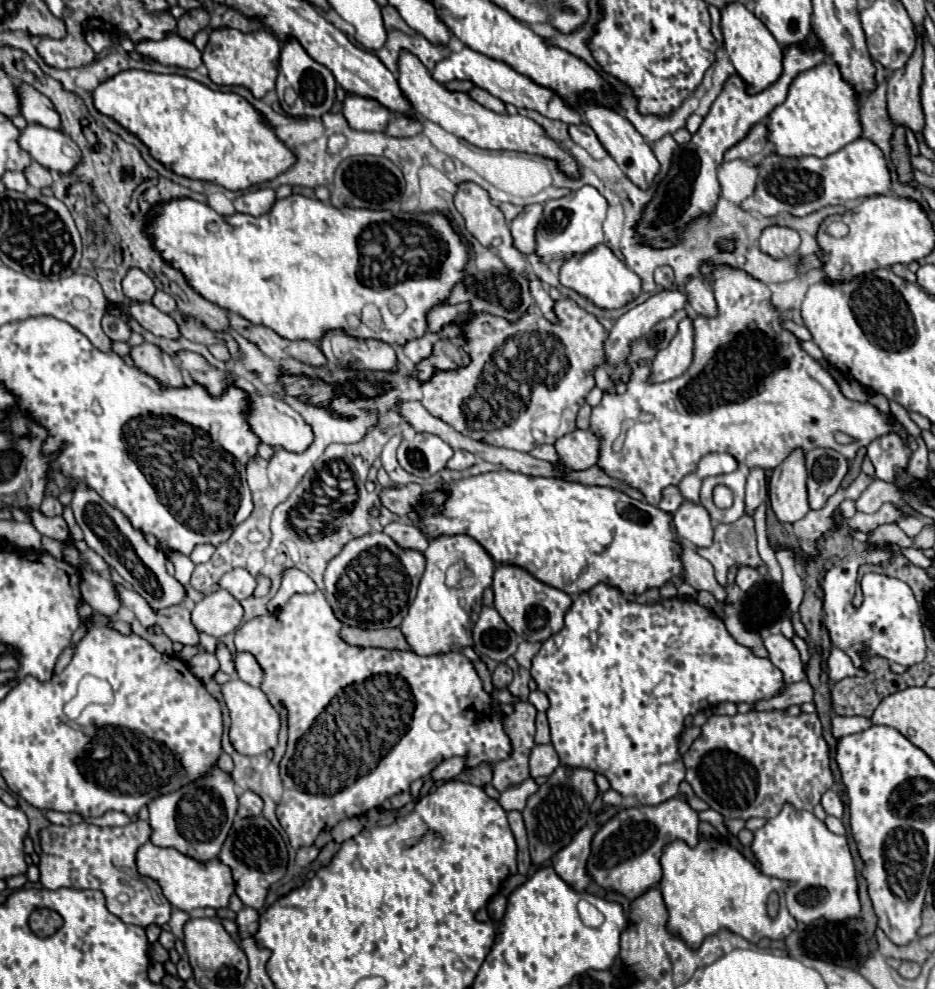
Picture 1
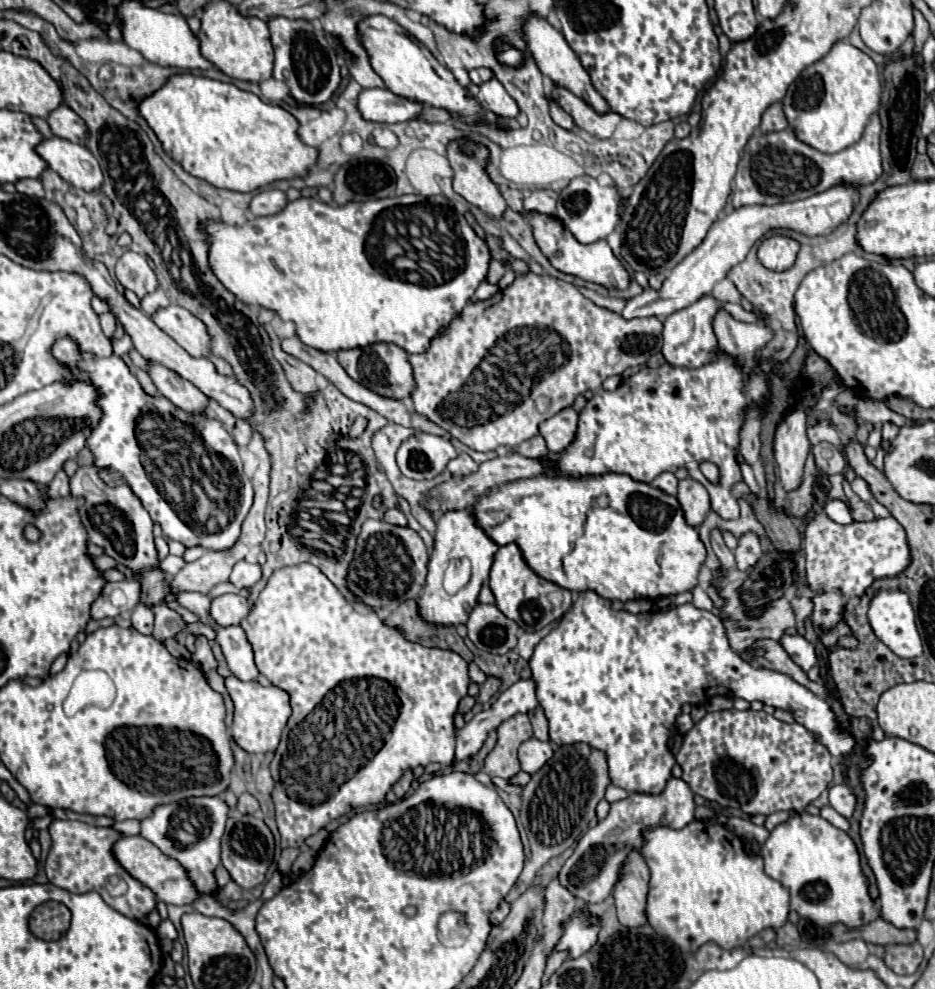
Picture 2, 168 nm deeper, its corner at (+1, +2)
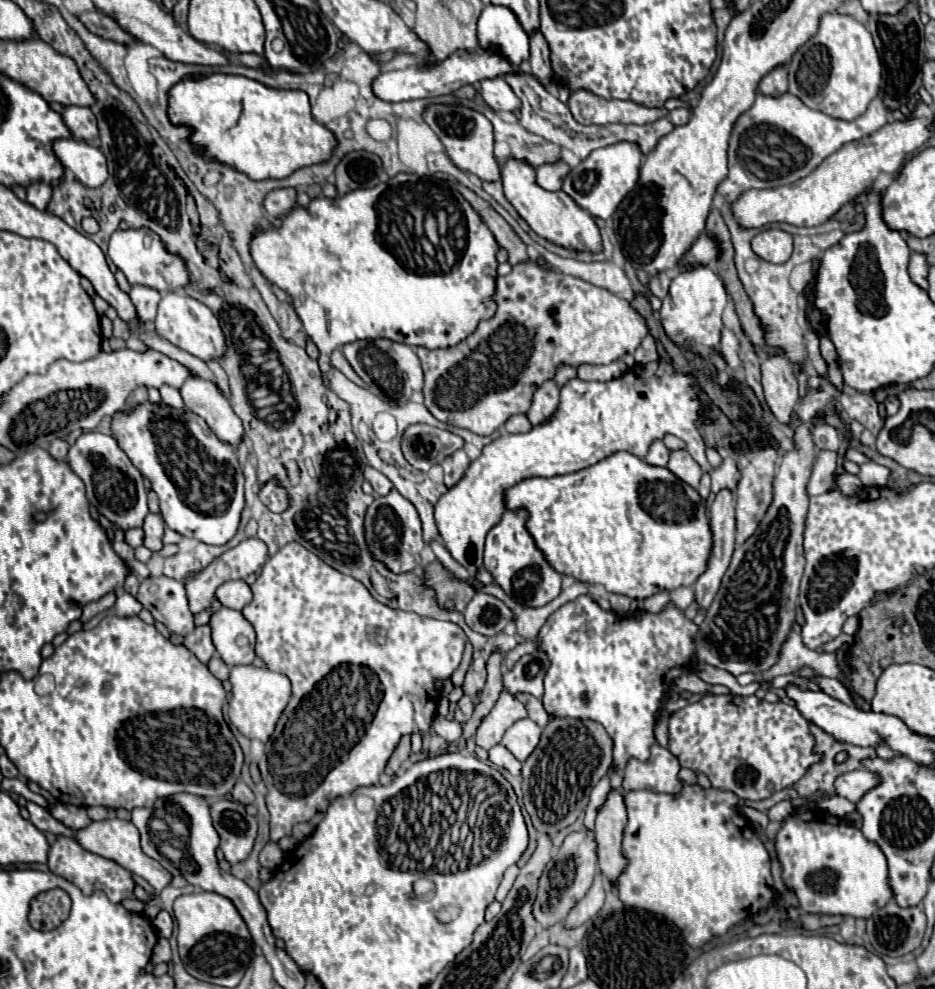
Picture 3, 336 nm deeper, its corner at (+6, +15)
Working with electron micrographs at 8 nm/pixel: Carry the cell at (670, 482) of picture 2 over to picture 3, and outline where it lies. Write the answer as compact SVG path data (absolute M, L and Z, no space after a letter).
M653 441L651 447L649 447L649 453L645 455L645 461L651 463L651 465L659 465L659 467L665 467L667 461L669 461L669 449L665 447L663 441Z

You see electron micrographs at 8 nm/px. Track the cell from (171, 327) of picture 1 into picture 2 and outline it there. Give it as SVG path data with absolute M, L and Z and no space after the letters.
M170 304L168 308L158 310L150 318L160 330L174 338L190 356L198 358L210 354L210 336L206 334L204 324L182 306Z

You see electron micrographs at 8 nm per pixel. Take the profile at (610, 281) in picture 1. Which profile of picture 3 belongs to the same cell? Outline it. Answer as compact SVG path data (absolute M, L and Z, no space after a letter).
M509 157L499 167L501 167L501 183L503 183L507 201L517 209L517 213L529 223L529 227L539 237L545 237L555 245L575 249L575 251L599 251L601 249L601 235L599 235L599 229L593 217L585 209L581 209L567 193L559 191L565 175L571 169L565 161L543 163L539 169L535 169L531 163L523 159Z

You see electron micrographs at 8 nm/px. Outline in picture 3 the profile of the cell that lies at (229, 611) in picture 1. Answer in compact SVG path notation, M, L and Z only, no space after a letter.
M227 581L217 589L215 597L221 601L221 605L241 611L251 601L253 595L245 581Z

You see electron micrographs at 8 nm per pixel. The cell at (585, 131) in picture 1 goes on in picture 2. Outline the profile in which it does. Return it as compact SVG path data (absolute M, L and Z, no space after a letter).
M550 102L550 114L552 114L552 120L554 120L558 126L562 126L562 128L566 128L566 130L572 130L572 128L574 128L572 116L566 114L566 112L564 112L560 106L556 106L554 102Z

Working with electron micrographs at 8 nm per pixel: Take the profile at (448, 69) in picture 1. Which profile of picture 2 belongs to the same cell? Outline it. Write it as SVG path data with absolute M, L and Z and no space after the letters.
M554 86L552 88L552 98L564 112L568 112L574 118L574 122L580 130L584 130L588 134L594 134L598 138L610 138L616 124L620 122L620 114L616 114L616 112L598 114L582 98L574 96L566 88Z

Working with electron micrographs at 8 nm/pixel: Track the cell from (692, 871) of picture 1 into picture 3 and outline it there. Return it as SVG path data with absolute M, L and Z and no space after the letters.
M683 783L677 795L655 791L627 791L625 805L629 821L623 833L623 857L627 865L617 877L615 891L619 899L637 909L645 909L673 921L691 947L703 947L713 937L725 935L735 925L735 913L759 913L773 897L771 857L753 831L751 823L739 815L739 797L717 787L703 789L701 785Z

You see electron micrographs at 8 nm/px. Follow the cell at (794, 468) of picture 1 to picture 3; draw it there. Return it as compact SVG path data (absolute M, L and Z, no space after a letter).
M769 355L761 363L761 375L767 405L781 423L787 423L799 401L797 375L791 361L785 355Z

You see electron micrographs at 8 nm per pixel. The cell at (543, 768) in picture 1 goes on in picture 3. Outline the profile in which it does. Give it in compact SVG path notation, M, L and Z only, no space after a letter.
M521 719L505 731L501 745L507 747L513 753L513 757L523 763L537 747L539 737L541 737L541 727L531 719Z

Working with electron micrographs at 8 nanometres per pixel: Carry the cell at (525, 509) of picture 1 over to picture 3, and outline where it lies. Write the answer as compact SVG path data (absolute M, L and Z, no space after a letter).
M617 451L609 457L605 457L603 461L595 463L591 467L585 467L581 471L569 473L569 475L557 475L557 477L549 477L549 479L543 479L543 477L525 479L525 481L521 481L515 487L505 491L505 503L507 503L507 509L511 509L511 511L519 509L519 507L525 507L529 511L527 529L533 535L537 547L545 553L547 561L555 567L555 571L559 571L563 575L571 575L571 577L575 577L579 581L585 581L585 583L599 583L609 593L627 595L627 597L637 599L637 601L643 601L645 597L651 597L659 591L673 591L673 589L679 589L679 587L691 587L699 579L699 575L705 573L707 561L709 561L709 555L711 555L711 549L713 549L713 535L711 535L711 527L709 527L707 507L705 507L705 501L699 497L697 489L693 489L691 485L687 485L685 481L675 477L667 467L649 465L645 459L639 459L639 457L635 457L627 451Z

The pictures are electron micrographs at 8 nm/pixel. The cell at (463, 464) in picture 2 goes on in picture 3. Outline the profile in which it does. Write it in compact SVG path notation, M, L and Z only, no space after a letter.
M459 449L459 451L453 453L451 457L447 457L447 459L441 463L441 467L443 467L443 471L445 471L445 485L447 485L447 487L455 487L455 485L461 481L461 477L465 475L469 463L471 463L471 461L469 461L469 457L467 457L467 453L465 453L463 449Z

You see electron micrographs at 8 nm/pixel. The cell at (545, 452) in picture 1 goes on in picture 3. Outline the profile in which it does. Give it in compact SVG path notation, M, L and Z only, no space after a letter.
M513 415L505 421L507 433L527 433L531 429L531 423L525 415Z

